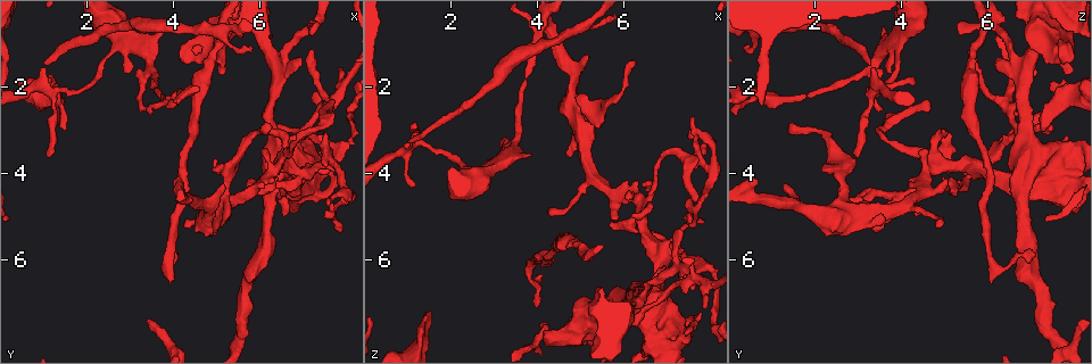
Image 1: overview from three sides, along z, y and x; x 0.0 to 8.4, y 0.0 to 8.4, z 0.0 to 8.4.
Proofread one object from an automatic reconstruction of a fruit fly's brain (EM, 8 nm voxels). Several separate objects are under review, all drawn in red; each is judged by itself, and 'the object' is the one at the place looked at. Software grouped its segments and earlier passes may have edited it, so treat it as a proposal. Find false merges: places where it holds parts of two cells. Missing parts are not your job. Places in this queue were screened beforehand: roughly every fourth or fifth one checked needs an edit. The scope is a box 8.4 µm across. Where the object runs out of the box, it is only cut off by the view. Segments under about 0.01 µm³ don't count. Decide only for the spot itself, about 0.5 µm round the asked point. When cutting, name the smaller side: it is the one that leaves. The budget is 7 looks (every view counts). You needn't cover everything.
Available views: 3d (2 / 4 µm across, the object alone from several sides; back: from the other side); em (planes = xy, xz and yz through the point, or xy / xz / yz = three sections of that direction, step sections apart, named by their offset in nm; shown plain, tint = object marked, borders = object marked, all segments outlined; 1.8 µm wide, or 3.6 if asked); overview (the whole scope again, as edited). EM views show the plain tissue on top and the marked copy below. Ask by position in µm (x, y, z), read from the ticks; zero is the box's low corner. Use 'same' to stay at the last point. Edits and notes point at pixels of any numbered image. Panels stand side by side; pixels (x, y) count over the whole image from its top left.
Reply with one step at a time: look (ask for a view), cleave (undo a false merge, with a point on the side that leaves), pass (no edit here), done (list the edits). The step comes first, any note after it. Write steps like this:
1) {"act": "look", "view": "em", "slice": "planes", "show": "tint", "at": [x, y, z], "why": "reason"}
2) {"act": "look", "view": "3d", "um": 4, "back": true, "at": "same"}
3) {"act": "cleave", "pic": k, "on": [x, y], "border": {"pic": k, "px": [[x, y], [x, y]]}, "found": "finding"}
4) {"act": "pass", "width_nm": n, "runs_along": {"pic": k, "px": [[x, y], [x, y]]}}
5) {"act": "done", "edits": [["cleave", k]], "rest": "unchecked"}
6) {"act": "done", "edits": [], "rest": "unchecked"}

{"act": "look", "view": "3d", "um": 2, "at": [1.15, 2.15, 3.35]}

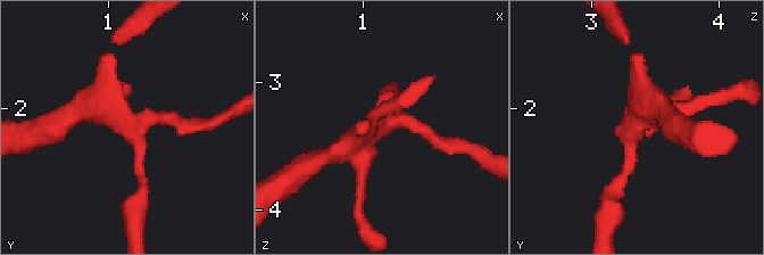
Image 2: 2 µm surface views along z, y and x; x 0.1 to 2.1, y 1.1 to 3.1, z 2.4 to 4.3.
{"act": "look", "view": "em", "slice": "xy", "step": 8, "show": "tint", "at": [1.18, 2.14, 3.36]}

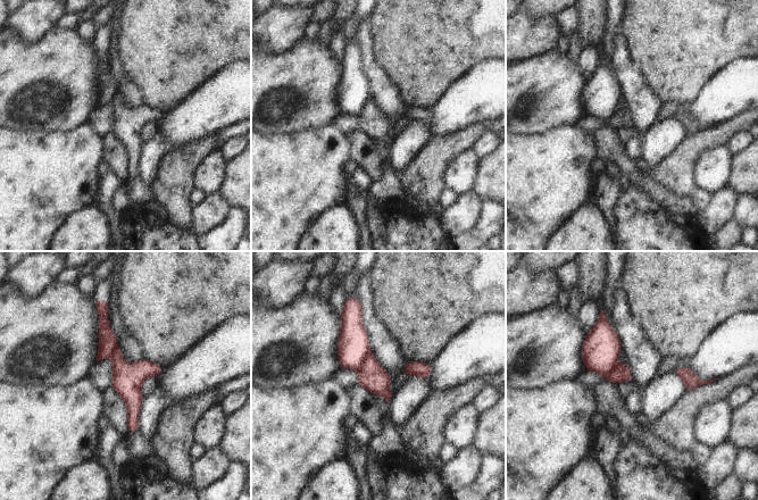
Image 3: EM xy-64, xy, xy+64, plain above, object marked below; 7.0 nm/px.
{"act": "look", "view": "em", "slice": "planes", "show": "borders", "at": "same"}

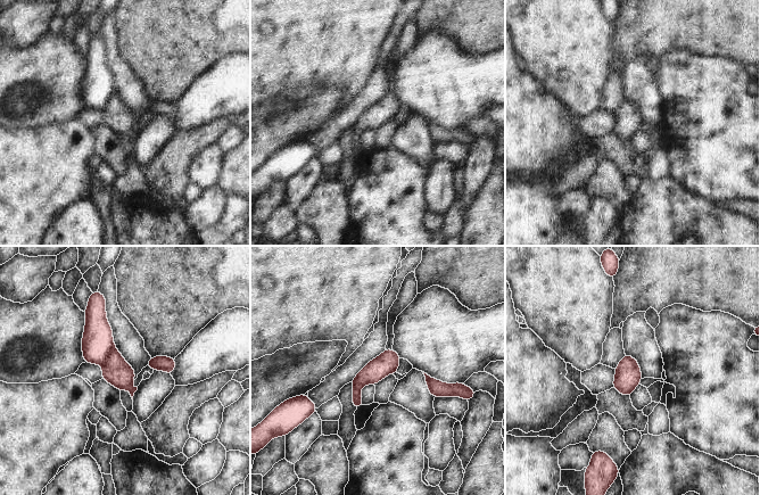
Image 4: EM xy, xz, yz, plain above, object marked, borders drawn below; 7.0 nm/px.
{"act": "cleave", "pic": 4, "on": [97, 343], "width_nm": 150, "border": {"pic": 4, "px": [[114, 346], [102, 365]]}, "found": "a second cell is stuck on"}

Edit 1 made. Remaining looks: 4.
{"act": "look", "view": "overview"}

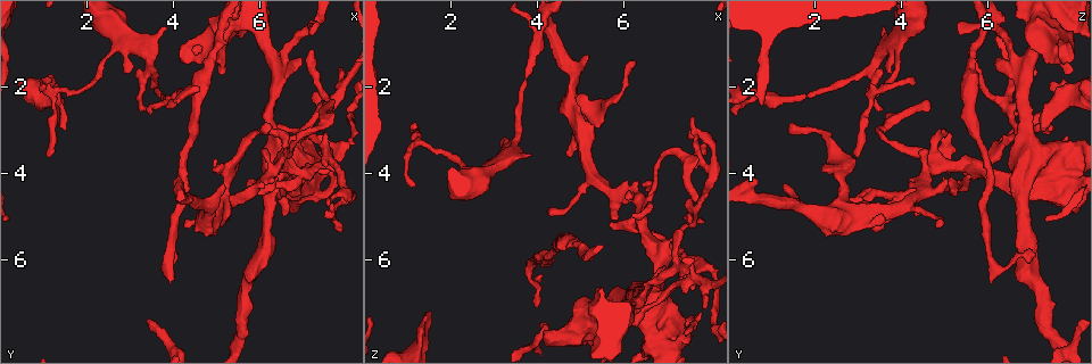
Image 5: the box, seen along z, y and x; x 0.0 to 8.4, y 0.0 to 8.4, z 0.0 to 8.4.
{"act": "look", "view": "em", "um": 3.6, "slice": "xz", "step": 16, "show": "tint", "at": [1.30, 2.35, 7.90], "why": "sudden change in width"}

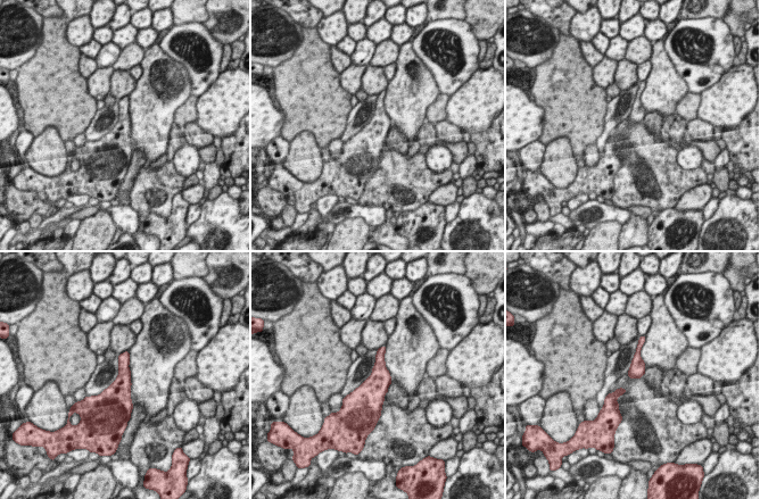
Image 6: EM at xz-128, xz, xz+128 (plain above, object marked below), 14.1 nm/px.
{"act": "look", "view": "em", "um": 3.6, "slice": "planes", "show": "borders", "at": "same"}

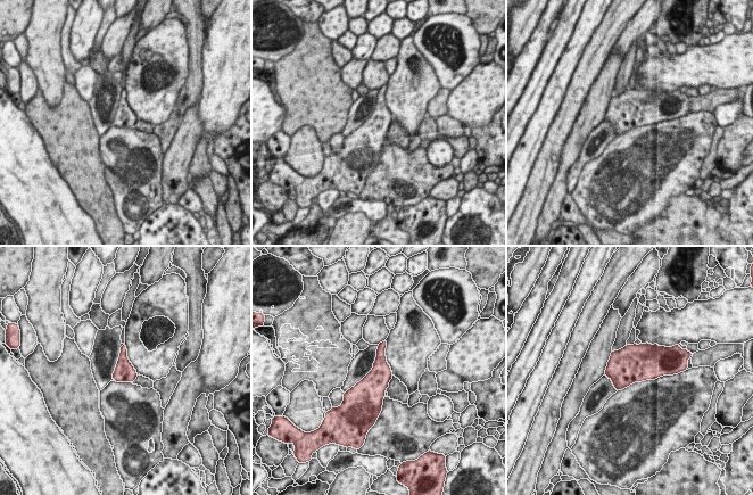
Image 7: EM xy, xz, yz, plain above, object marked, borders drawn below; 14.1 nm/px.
{"act": "pass", "found": "continuous, no second cell"}

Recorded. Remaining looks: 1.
{"act": "done", "edits": [["cleave", 4]], "rest": "unchecked"}

